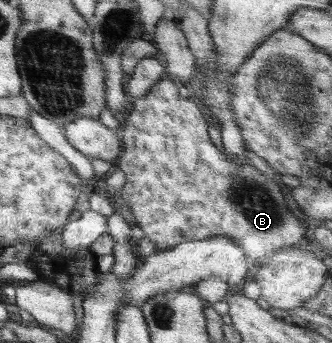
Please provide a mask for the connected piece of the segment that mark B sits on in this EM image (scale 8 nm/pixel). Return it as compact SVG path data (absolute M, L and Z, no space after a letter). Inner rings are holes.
M160 79L151 88L145 97L137 98L133 102L131 112L122 121L121 124L121 138L123 140L123 147L125 148L119 158L117 158L117 169L122 170L126 174L126 182L116 191L123 200L127 201L130 205L131 213L133 217L137 219L139 229L144 233L144 238L151 240L158 250L167 250L174 248L177 245L183 244L183 242L191 242L197 240L203 240L205 238L213 238L216 236L225 236L229 240L233 240L233 244L237 244L247 258L250 261L255 259L263 260L263 258L276 253L281 249L287 249L292 246L300 245L305 242L306 236L310 233L311 225L303 220L295 218L287 203L285 203L285 197L281 192L282 186L279 185L277 179L267 179L265 175L258 169L248 163L248 159L239 161L237 158L231 158L226 152L219 151L213 144L207 133L208 123L203 117L203 114L199 111L197 104L189 99L189 97L181 97L178 91L178 85L175 82L168 79ZM201 148L207 148L207 154L201 154Z

